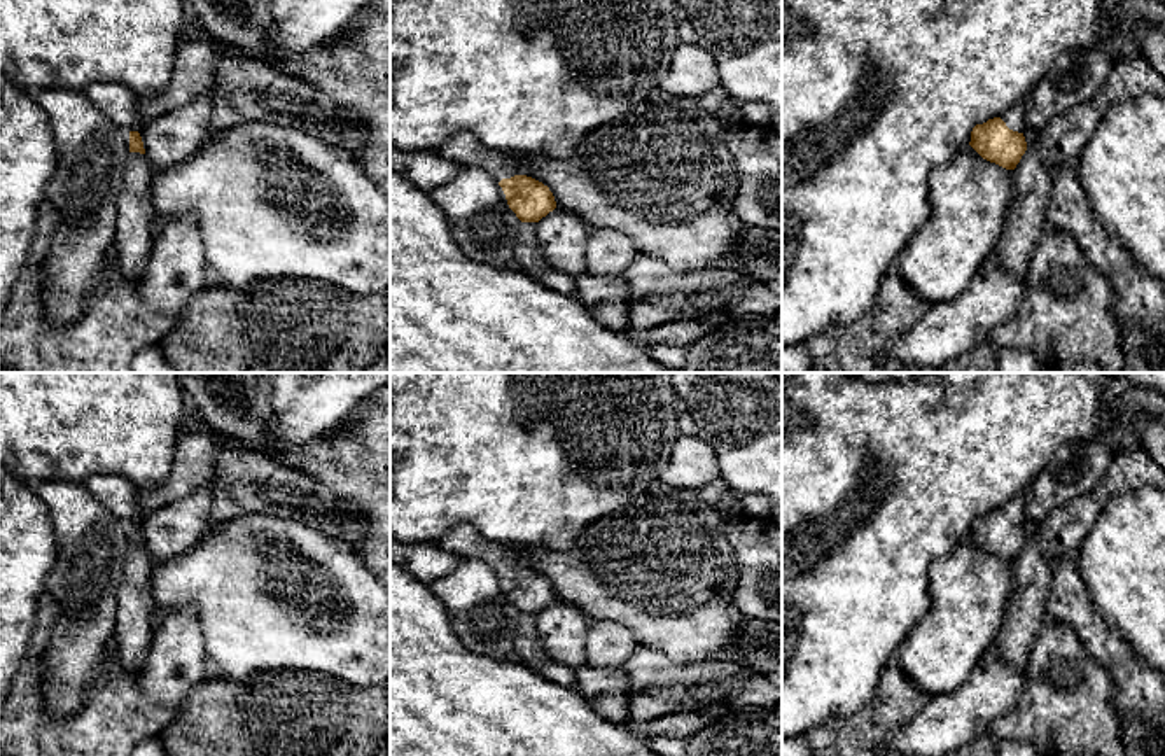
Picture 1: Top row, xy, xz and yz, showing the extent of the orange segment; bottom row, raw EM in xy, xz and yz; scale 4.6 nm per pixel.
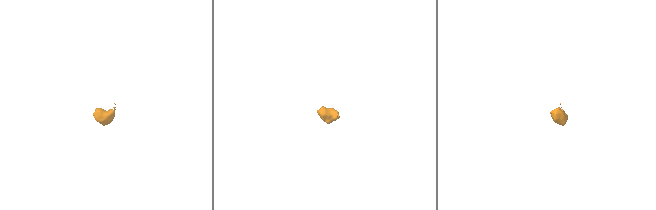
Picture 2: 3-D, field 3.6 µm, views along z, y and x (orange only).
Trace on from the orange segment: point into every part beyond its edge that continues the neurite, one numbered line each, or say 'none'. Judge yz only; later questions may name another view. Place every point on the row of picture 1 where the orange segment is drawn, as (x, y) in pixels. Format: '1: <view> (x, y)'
1: yz (1013, 116)

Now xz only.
1: xz (466, 149)

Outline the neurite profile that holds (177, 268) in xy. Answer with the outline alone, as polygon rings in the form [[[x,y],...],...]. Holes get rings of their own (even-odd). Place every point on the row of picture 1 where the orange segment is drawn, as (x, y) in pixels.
[[[180,215],[156,228],[138,292],[154,315],[182,320],[189,299],[210,282],[198,220]]]

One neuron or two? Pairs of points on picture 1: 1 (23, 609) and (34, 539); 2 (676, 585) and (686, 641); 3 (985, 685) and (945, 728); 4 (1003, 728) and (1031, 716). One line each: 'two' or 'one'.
1: one
2: one
3: one
4: one

